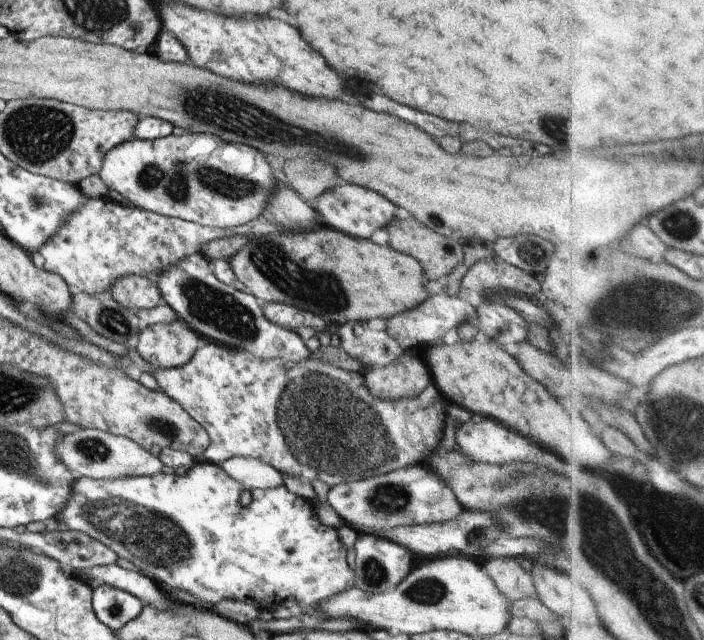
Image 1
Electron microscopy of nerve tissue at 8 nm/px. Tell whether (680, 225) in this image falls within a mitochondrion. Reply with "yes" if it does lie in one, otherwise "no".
yes

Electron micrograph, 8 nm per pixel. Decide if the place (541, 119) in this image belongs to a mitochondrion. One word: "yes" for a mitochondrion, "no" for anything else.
yes

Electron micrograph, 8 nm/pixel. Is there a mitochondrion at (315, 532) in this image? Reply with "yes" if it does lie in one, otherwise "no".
no

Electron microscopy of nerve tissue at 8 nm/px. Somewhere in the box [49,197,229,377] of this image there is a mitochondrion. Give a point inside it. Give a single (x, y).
(113, 320)

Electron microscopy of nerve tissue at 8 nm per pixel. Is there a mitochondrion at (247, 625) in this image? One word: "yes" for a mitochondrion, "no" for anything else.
no

